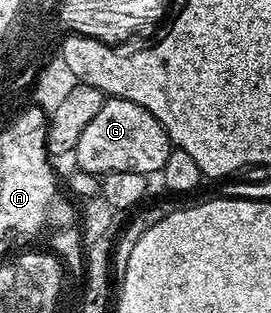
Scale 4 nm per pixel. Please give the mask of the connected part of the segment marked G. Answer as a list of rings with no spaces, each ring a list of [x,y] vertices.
[[[108,98],[102,110],[98,110],[98,114],[94,114],[92,121],[87,124],[86,130],[82,130],[82,138],[78,138],[74,153],[74,164],[77,169],[97,178],[122,170],[148,176],[163,170],[173,147],[168,139],[168,131],[160,125],[158,118],[154,118],[154,114],[150,114],[150,110],[146,110],[146,106],[138,106],[138,102],[129,100]]]

